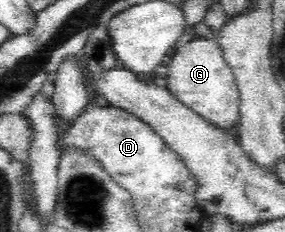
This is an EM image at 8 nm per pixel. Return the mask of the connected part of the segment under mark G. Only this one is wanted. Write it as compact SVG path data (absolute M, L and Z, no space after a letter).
M219 36L214 38L194 37L173 50L167 59L168 91L186 107L198 113L215 127L231 131L239 122L239 90L231 67L223 59Z

